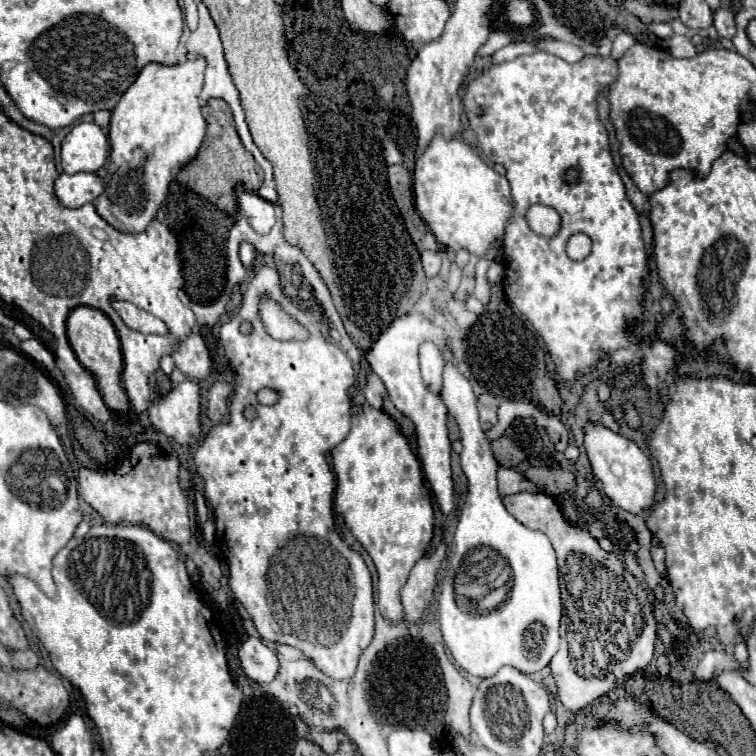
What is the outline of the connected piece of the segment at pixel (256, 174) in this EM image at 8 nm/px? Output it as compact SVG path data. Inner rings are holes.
M212 98L212 100L208 100L206 108L210 108L210 112L206 116L206 120L208 120L206 138L204 138L196 158L180 170L178 182L182 186L186 186L188 190L194 190L196 194L208 198L220 210L234 214L234 210L236 210L236 196L234 196L236 184L244 184L248 190L256 192L263 182L263 172L256 164L254 156L244 148L238 132L236 132L230 106L220 98ZM228 148L230 148L230 154L228 154Z

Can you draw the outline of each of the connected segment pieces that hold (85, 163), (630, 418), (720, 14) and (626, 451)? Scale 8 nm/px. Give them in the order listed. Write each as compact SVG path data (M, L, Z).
M82 122L62 140L62 168L66 174L96 172L108 160L108 138L94 122Z
M624 404L622 406L622 412L624 412L624 416L622 416L622 420L628 424L628 426L632 426L632 428L638 428L642 422L640 422L640 418L638 418L638 414L636 414L636 410L634 410L634 406L630 406L630 404Z
M718 8L718 10L714 12L714 28L718 30L718 34L720 34L722 38L728 38L728 40L730 40L730 38L736 34L736 24L734 24L732 12Z
M588 420L584 426L584 448L588 452L594 478L602 484L602 494L612 500L612 504L628 510L632 514L640 514L650 508L656 494L656 480L652 472L650 458L626 436L612 432L600 422Z

